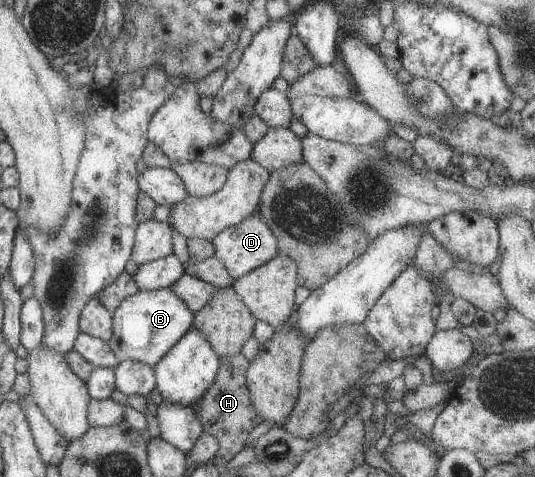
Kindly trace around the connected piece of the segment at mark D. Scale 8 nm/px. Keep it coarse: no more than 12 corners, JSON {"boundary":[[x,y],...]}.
{"boundary":[[260,214],[210,242],[233,281],[278,253]]}

